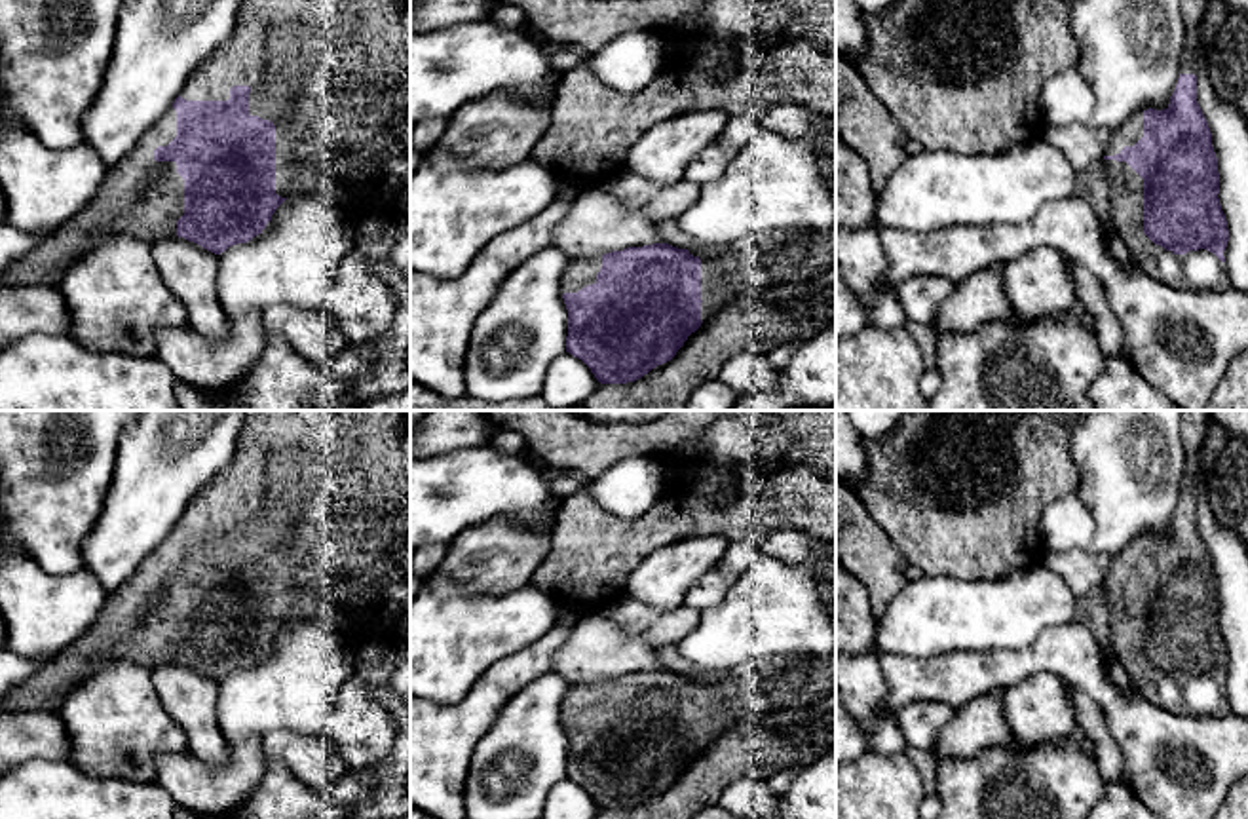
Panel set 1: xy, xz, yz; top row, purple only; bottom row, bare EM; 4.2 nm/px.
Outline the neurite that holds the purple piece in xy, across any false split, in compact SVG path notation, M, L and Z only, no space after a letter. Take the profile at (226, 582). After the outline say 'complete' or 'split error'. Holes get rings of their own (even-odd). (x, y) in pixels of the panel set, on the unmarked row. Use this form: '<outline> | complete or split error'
M249 410L237 435L237 448L232 462L209 483L209 486L192 500L182 519L175 524L167 540L154 549L144 562L122 583L106 600L95 621L61 654L57 654L38 673L11 688L0 699L0 711L47 711L57 714L65 699L99 669L112 661L133 661L148 671L163 663L184 663L203 675L220 680L228 673L247 669L262 659L275 635L296 619L308 619L321 625L327 633L344 642L367 642L397 637L403 618L410 614L410 580L403 576L397 549L410 532L410 414L407 410ZM319 519L338 524L336 538L331 542Z | split error

